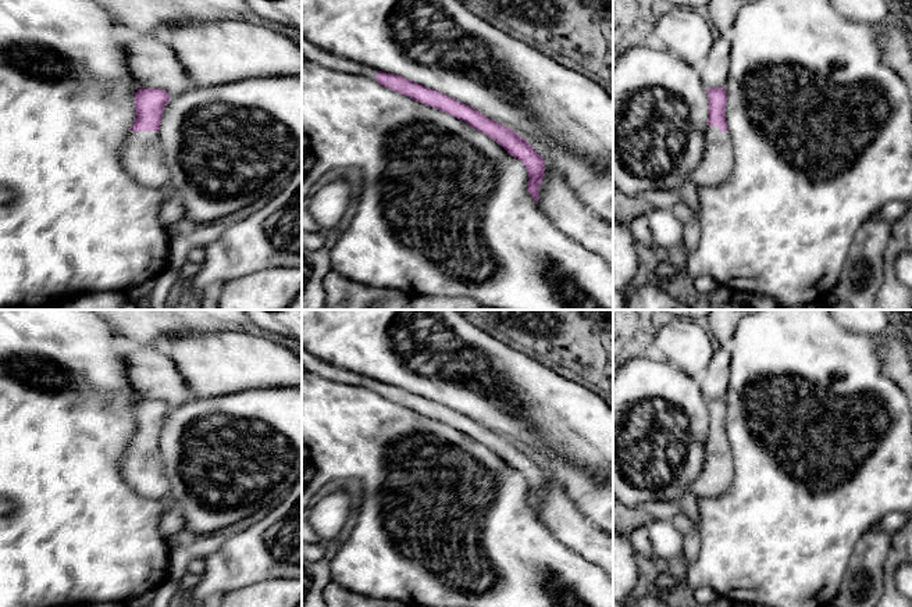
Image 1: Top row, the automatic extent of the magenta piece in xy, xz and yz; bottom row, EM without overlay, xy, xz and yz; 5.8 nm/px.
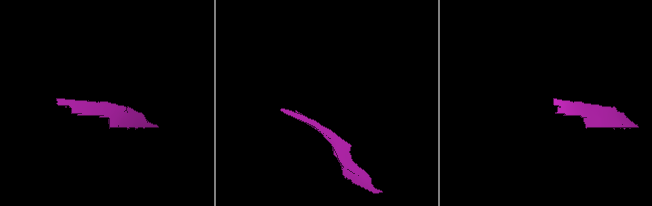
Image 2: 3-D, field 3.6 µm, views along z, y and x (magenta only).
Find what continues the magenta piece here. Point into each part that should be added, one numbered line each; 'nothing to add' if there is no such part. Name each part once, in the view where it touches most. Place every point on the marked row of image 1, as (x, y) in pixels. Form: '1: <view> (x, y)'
1: xy (142, 156)

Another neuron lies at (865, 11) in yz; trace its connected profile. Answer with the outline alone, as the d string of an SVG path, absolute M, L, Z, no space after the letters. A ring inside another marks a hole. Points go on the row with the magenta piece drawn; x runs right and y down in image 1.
M829 0L844 18L859 24L879 25L890 18L886 0Z

